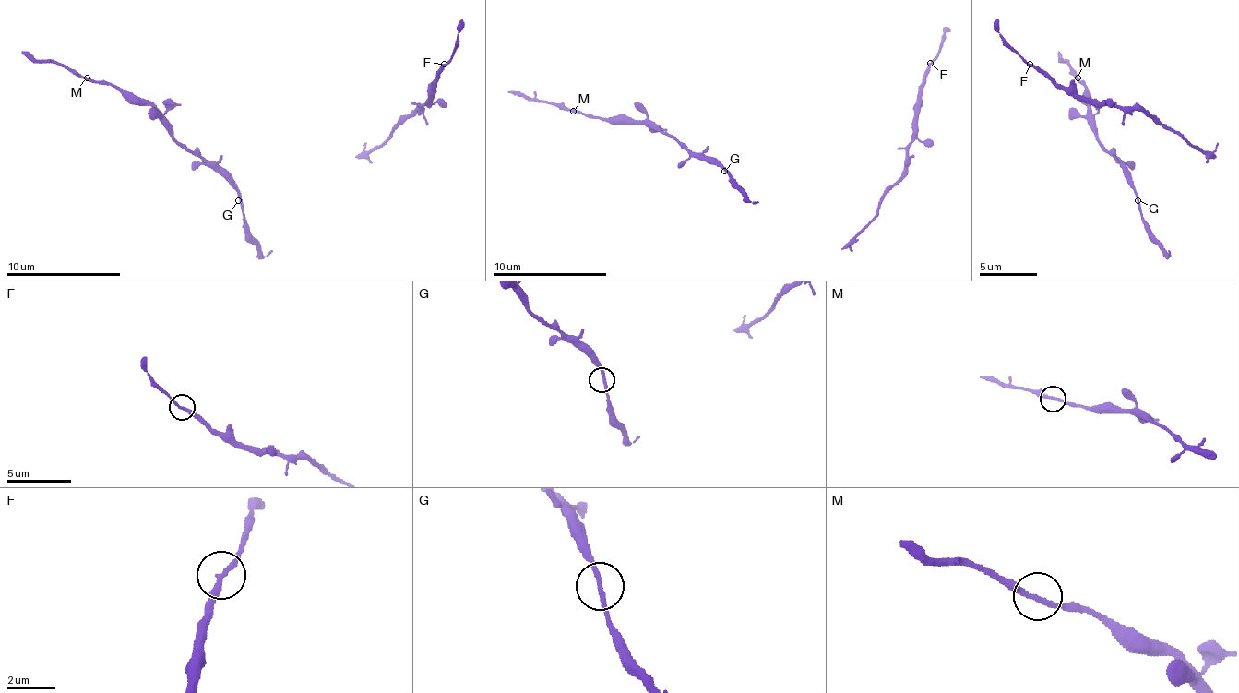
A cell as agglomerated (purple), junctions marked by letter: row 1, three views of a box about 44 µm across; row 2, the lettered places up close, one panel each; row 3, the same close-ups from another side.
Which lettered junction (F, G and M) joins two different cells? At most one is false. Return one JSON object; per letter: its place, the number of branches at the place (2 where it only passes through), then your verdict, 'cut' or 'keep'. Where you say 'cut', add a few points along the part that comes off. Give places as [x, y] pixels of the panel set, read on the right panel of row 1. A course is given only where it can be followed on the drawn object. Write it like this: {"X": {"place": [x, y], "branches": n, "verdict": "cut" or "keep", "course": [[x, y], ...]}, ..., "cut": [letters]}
{"F": {"place": [1030, 64], "branches": 2, "verdict": "keep"}, "G": {"place": [1137, 200], "branches": 2, "verdict": "keep"}, "M": {"place": [1078, 77], "branches": 2, "verdict": "keep"}, "cut": []}

